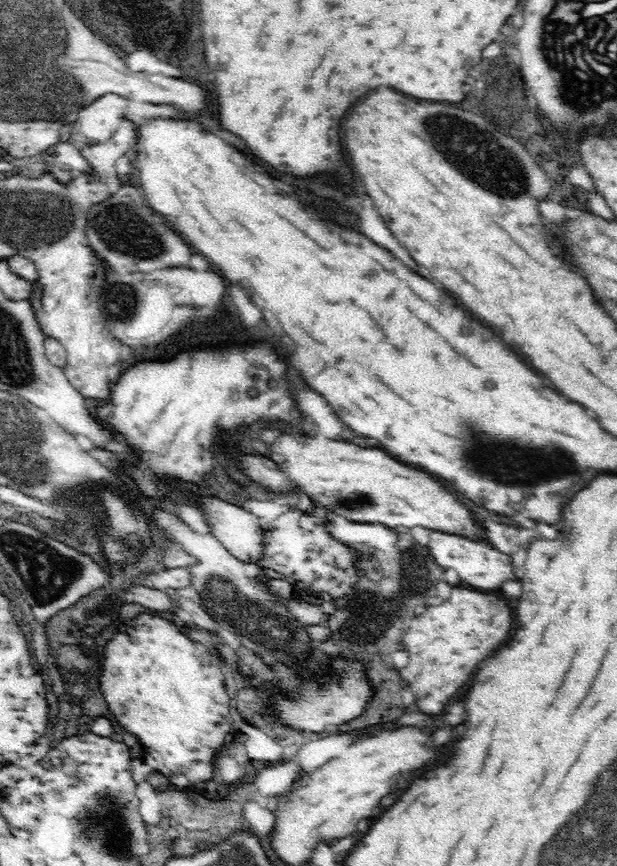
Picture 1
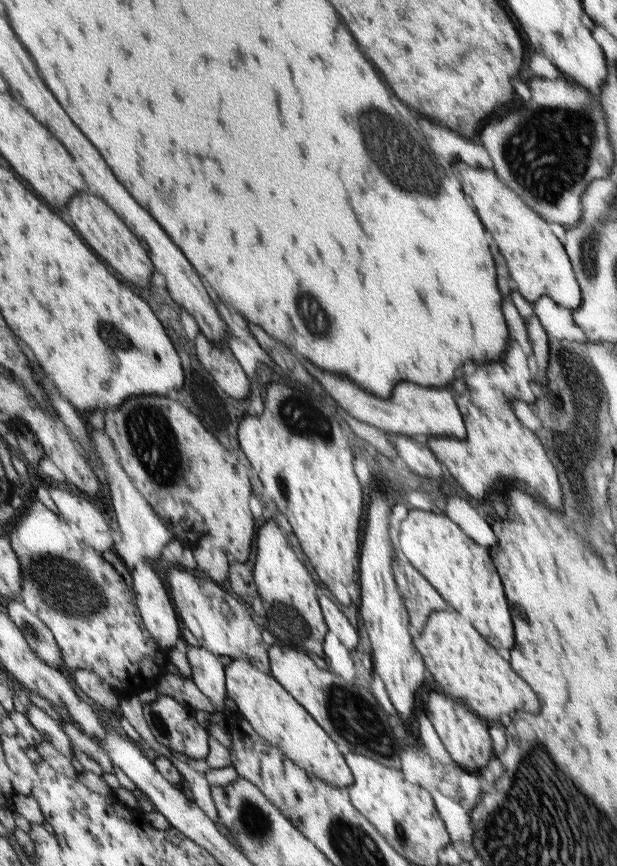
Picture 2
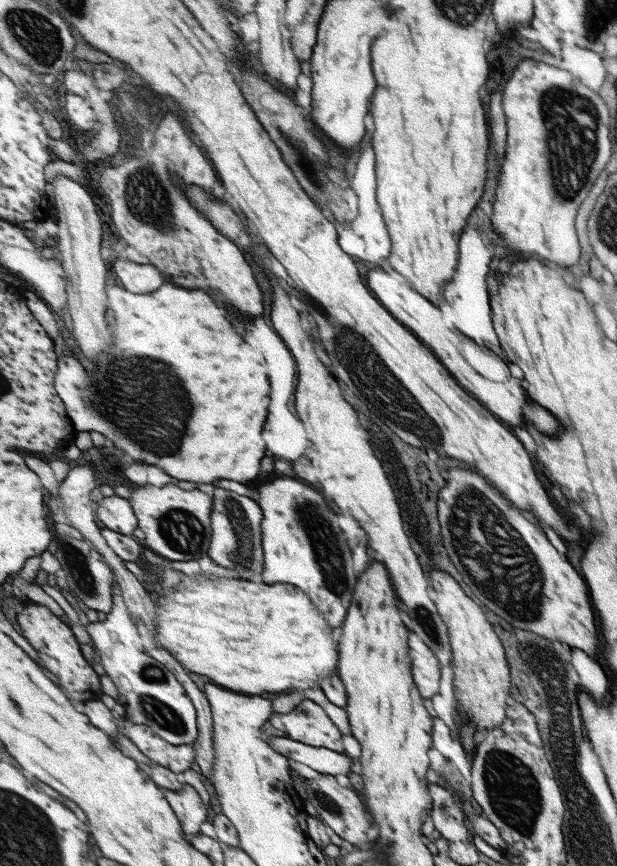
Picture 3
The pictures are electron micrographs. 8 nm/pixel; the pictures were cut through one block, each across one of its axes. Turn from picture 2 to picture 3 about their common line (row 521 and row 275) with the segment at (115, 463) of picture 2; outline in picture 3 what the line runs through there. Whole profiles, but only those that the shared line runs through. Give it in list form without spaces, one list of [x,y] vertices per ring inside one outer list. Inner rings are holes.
[[[122,258],[113,266],[113,270],[121,285],[133,293],[155,292],[165,282],[165,276],[151,264],[125,262]]]

